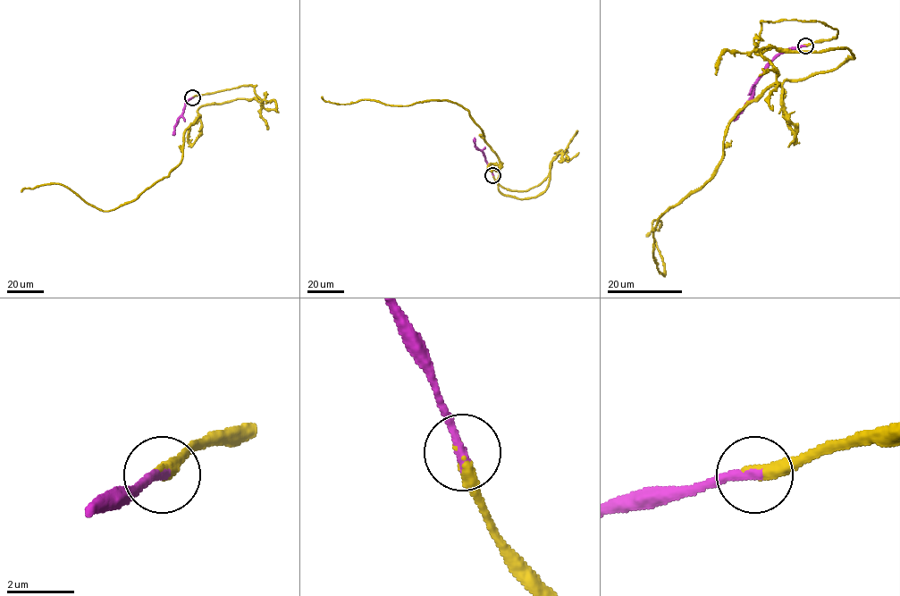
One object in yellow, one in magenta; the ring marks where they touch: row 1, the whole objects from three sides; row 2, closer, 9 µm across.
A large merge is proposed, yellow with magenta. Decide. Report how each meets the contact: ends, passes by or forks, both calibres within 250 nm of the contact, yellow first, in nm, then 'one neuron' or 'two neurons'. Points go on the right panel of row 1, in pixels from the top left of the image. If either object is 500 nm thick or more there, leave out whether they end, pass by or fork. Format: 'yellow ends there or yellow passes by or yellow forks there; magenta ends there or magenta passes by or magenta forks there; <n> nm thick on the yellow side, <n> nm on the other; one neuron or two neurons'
yellow ends there; magenta ends there; 320 nm thick on the yellow side, 320 nm on the other; one neuron

